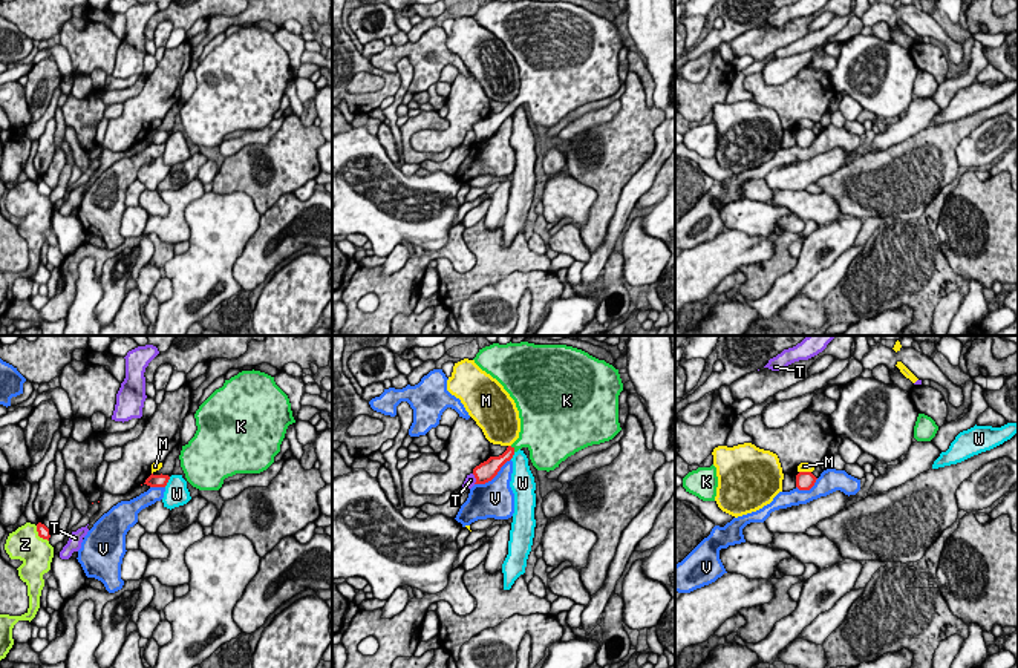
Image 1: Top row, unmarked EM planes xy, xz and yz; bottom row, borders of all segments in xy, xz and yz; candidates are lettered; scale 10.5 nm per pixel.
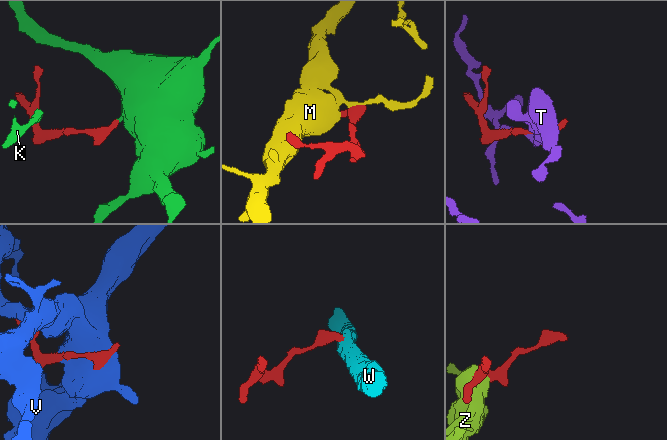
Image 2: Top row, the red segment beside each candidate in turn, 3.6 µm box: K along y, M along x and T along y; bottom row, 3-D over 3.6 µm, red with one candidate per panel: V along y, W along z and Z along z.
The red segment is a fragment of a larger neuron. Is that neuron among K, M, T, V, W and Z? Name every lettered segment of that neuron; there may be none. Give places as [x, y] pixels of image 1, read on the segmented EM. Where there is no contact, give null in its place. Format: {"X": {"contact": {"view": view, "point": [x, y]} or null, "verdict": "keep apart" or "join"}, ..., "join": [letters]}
{"K": {"contact": {"view": "xz", "point": [513, 449]}, "verdict": "join"}, "M": {"contact": {"view": "yz", "point": [805, 472]}, "verdict": "keep apart"}, "T": {"contact": {"view": "xz", "point": [475, 477]}, "verdict": "keep apart"}, "V": {"contact": {"view": "xz", "point": [493, 477]}, "verdict": "keep apart"}, "W": {"contact": {"view": "xy", "point": [167, 481]}, "verdict": "keep apart"}, "Z": {"contact": {"view": "xy", "point": [39, 535]}, "verdict": "keep apart"}, "join": ["K"]}

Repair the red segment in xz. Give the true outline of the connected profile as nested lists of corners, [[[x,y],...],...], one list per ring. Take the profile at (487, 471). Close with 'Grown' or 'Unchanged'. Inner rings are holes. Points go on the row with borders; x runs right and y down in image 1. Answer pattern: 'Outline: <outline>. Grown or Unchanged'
Outline: [[[528,342],[479,349],[475,363],[496,378],[514,400],[520,418],[519,438],[499,457],[490,457],[473,469],[475,484],[491,481],[513,455],[527,447],[537,470],[554,470],[576,452],[612,440],[620,431],[618,395],[623,383],[612,365],[566,345]]]. Grown

